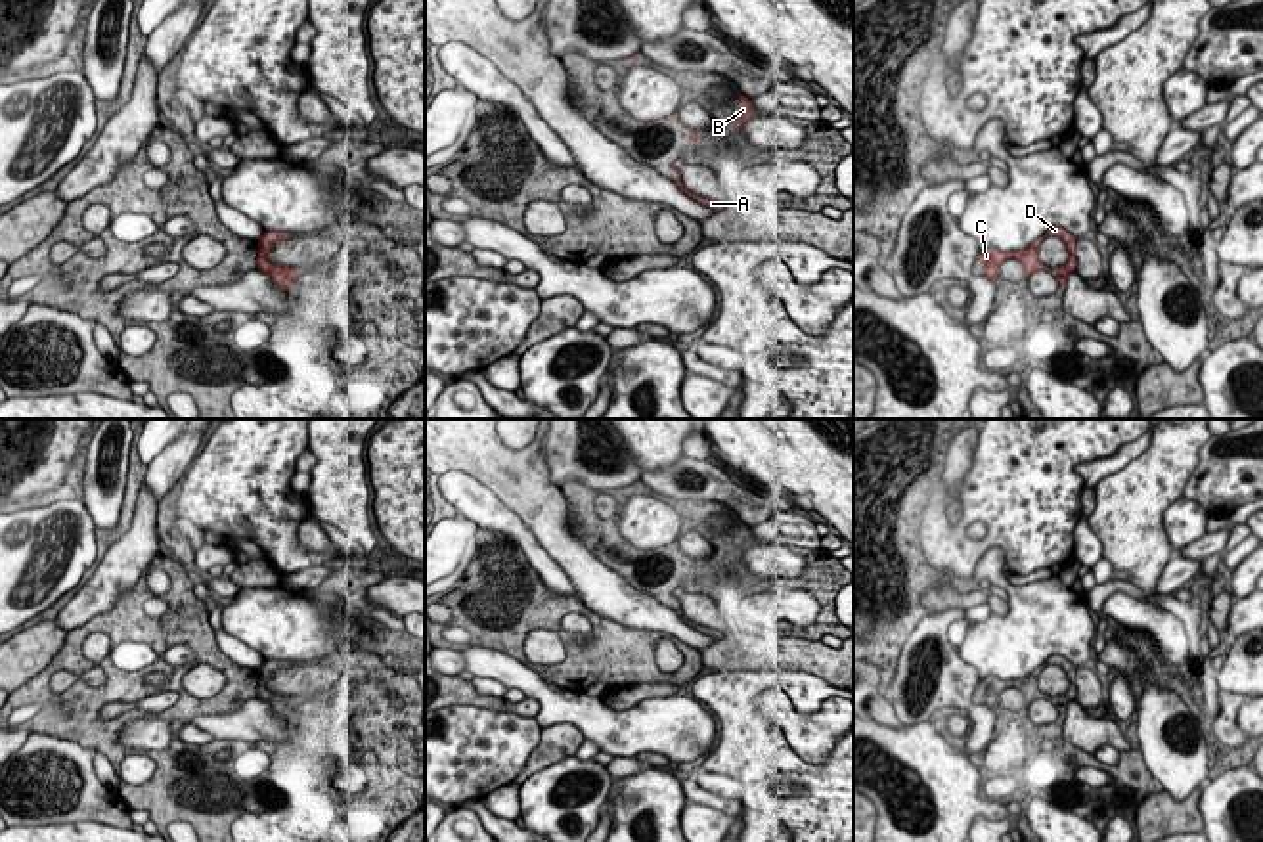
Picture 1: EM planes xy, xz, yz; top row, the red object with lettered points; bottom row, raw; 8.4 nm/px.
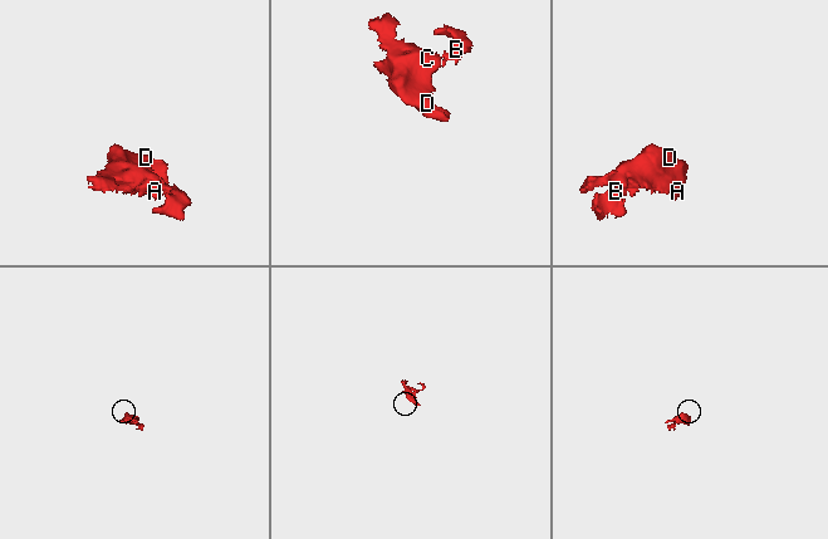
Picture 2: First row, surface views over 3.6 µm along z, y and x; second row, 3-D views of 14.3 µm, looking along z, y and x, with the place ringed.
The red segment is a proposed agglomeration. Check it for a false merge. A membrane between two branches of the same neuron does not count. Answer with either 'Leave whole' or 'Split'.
Leave whole

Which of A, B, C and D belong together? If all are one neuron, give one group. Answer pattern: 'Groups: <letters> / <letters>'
Groups: A B C D

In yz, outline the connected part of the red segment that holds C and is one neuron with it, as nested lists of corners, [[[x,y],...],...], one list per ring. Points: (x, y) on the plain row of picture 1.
[[[1052,654],[1047,658],[1047,662],[1039,668],[1035,668],[1028,677],[1024,679],[999,679],[995,676],[987,676],[984,679],[978,679],[976,691],[984,695],[982,702],[984,706],[991,708],[993,712],[999,712],[999,697],[1005,689],[1016,687],[1022,691],[1026,708],[1037,698],[1043,698],[1045,695],[1039,689],[1039,674],[1045,666],[1054,664],[1060,666],[1066,672],[1066,677],[1070,681],[1070,687],[1064,695],[1052,697],[1051,702],[1056,706],[1058,714],[1066,716],[1066,706],[1075,700],[1077,697],[1077,685],[1075,685],[1075,672],[1077,666],[1074,666],[1064,656]]]

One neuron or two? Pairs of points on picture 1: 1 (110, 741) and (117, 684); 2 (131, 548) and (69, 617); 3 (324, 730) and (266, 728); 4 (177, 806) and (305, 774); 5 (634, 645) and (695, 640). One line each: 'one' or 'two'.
1: one
2: one
3: two
4: one
5: two

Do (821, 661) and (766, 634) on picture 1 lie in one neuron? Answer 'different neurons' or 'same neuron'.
different neurons

